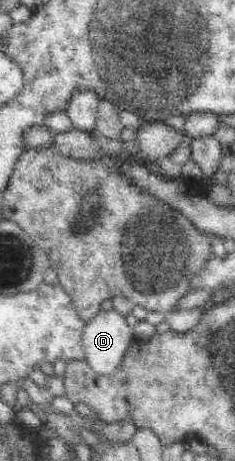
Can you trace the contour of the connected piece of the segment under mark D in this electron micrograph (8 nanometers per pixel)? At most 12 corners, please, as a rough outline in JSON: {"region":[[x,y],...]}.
{"region":[[119,311],[85,322],[83,359],[109,374],[135,335]]}

